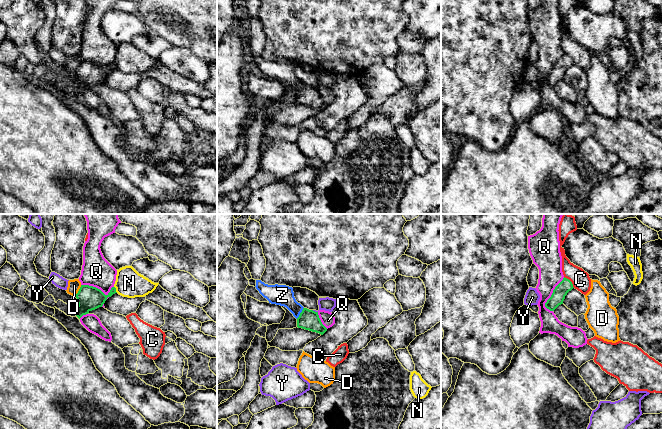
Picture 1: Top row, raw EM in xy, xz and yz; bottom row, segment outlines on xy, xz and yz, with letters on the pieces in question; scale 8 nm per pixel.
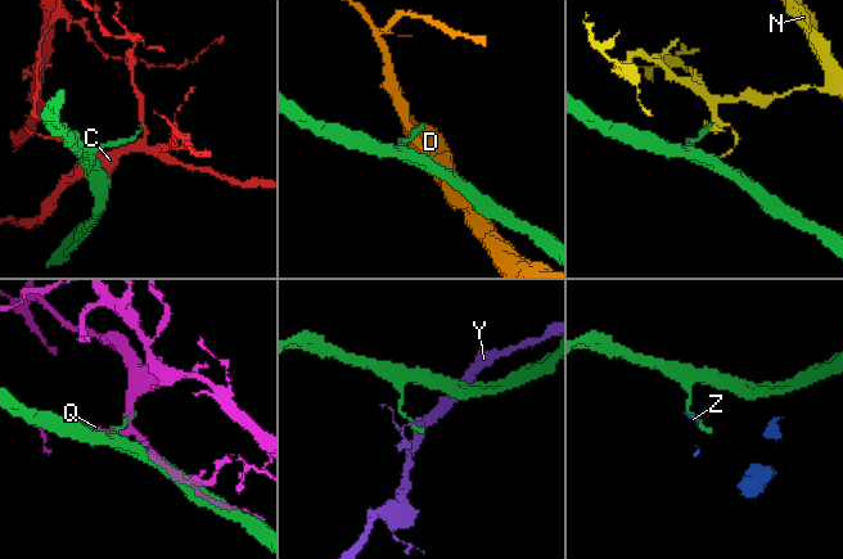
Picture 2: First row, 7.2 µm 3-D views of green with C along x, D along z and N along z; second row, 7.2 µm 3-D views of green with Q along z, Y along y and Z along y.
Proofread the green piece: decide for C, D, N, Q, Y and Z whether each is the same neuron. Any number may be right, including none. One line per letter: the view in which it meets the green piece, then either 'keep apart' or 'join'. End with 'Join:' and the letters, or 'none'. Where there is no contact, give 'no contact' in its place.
C: contact in yz; keep apart
D: contact in xy; keep apart
N: contact in xy; keep apart
Q: contact in xy; keep apart
Y: contact in xz; keep apart
Z: contact in xz; keep apart
Join: none

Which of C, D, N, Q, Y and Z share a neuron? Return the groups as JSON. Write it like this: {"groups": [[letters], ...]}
{"groups": [["C"], ["D", "Z"], ["N"], ["Q"], ["Y"]]}

